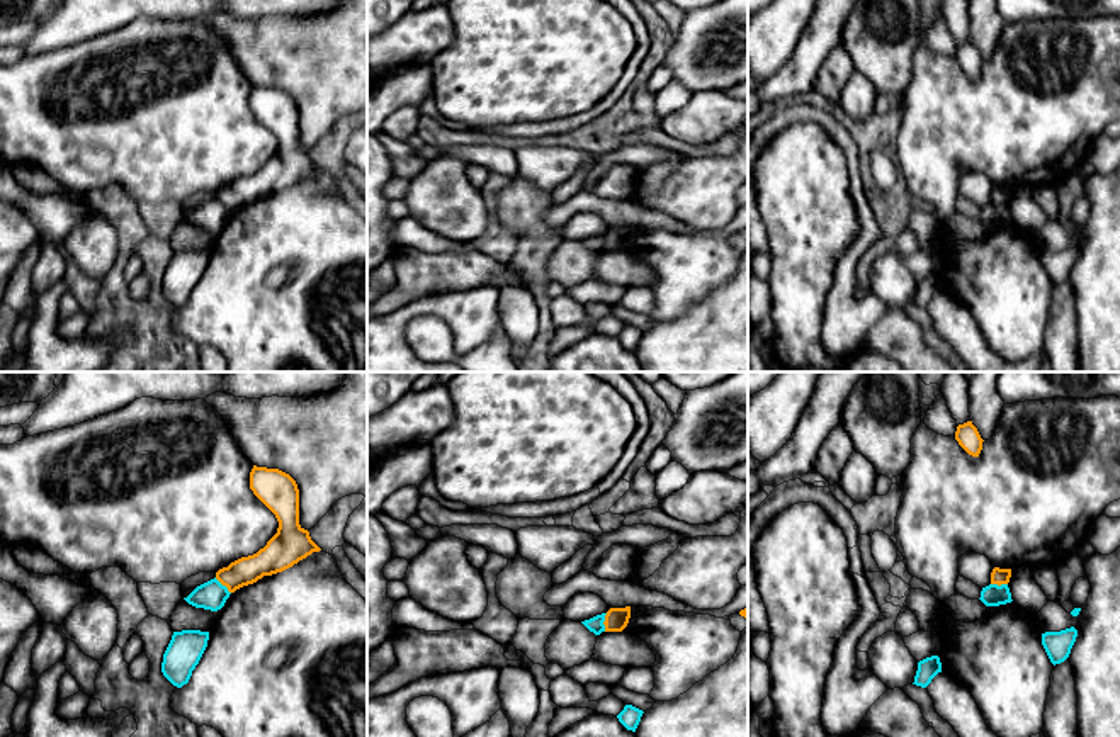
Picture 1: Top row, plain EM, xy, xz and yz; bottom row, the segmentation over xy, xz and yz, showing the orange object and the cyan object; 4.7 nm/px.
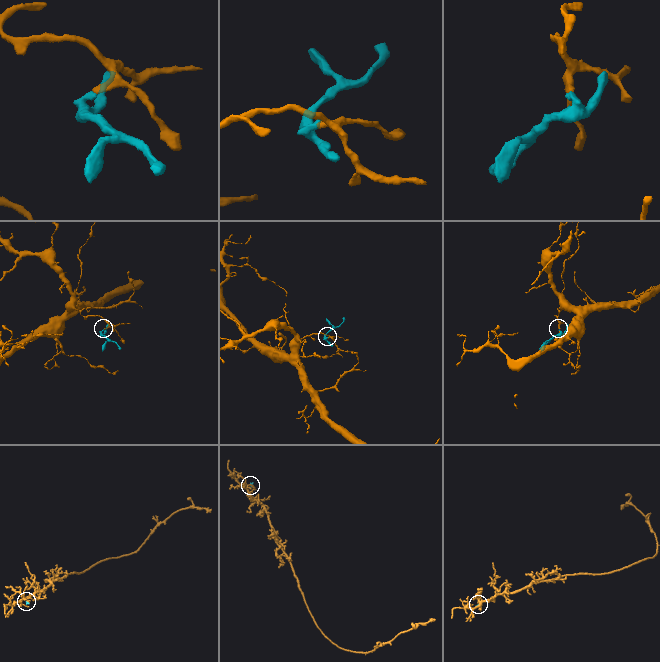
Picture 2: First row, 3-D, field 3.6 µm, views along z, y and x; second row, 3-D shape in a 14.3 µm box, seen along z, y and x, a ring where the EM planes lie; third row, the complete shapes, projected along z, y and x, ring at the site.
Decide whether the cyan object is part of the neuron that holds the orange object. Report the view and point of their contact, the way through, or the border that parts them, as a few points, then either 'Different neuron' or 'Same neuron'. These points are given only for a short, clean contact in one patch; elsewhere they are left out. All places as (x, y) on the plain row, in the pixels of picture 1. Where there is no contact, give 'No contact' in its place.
Touches orange at xz (604, 241). Boundary: xz (607, 233), (604, 250). Different neuron

